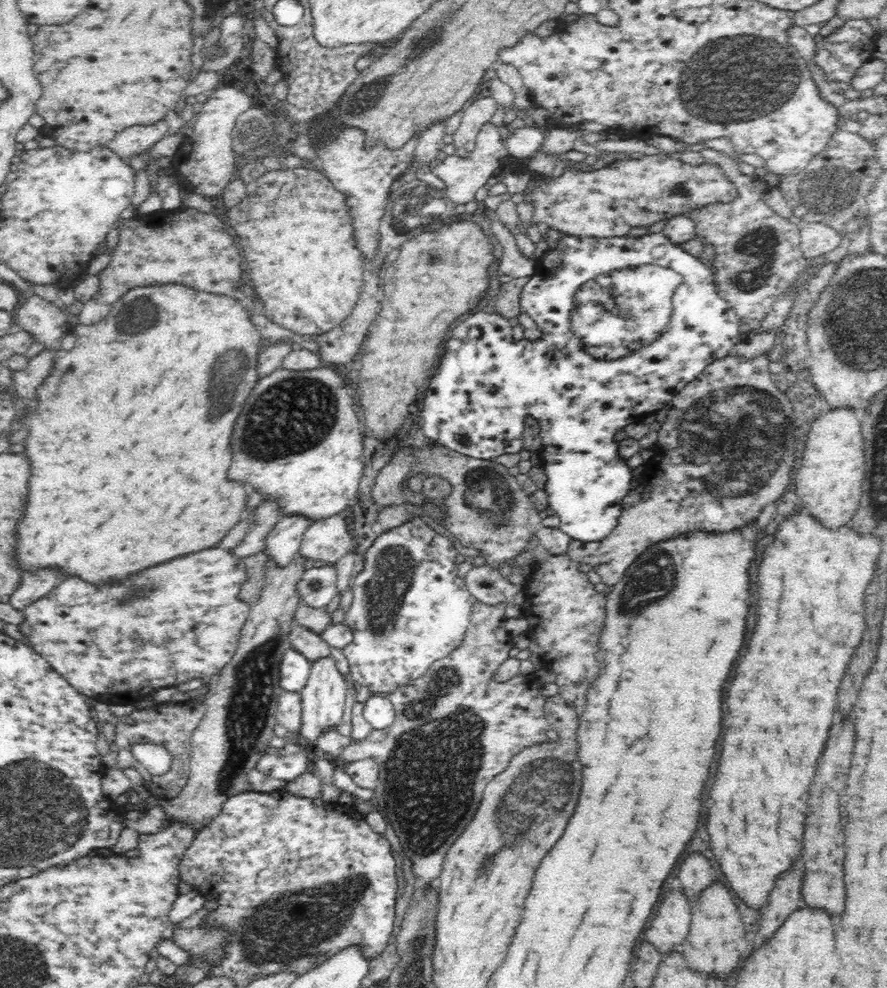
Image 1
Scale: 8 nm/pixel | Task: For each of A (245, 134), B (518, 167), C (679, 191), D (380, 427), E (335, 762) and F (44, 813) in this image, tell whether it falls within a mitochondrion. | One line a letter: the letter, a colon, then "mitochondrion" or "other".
A: mitochondrion
B: other
C: mitochondrion
D: other
E: other
F: mitochondrion

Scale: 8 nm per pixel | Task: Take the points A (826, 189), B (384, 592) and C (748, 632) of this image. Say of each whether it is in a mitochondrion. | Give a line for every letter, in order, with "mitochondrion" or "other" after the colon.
A: mitochondrion
B: mitochondrion
C: other

